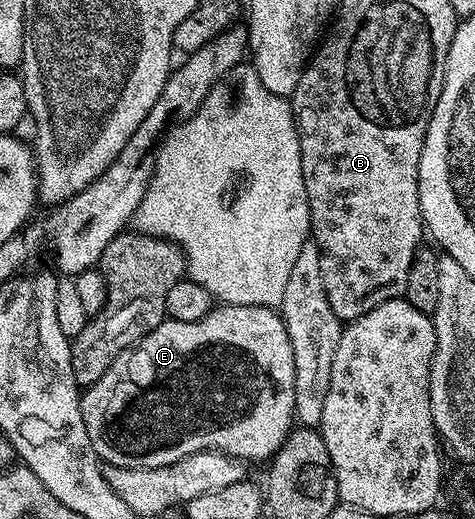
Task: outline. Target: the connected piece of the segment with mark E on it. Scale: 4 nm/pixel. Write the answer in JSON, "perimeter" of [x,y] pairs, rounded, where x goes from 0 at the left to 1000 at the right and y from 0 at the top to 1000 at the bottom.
{"perimeter":[[[461,586],[446,593],[423,617],[383,620],[381,617],[347,617],[322,640],[274,667],[238,694],[238,701],[194,744],[173,753],[166,769],[171,802],[179,809],[179,832],[187,832],[192,859],[200,877],[225,898],[255,902],[339,902],[360,898],[400,875],[425,867],[451,867],[465,875],[480,875],[484,882],[507,882],[514,892],[554,890],[577,882],[592,855],[608,840],[608,832],[623,819],[621,757],[617,755],[617,663],[608,663],[608,640],[596,622],[594,603],[568,590],[482,590]]]}

